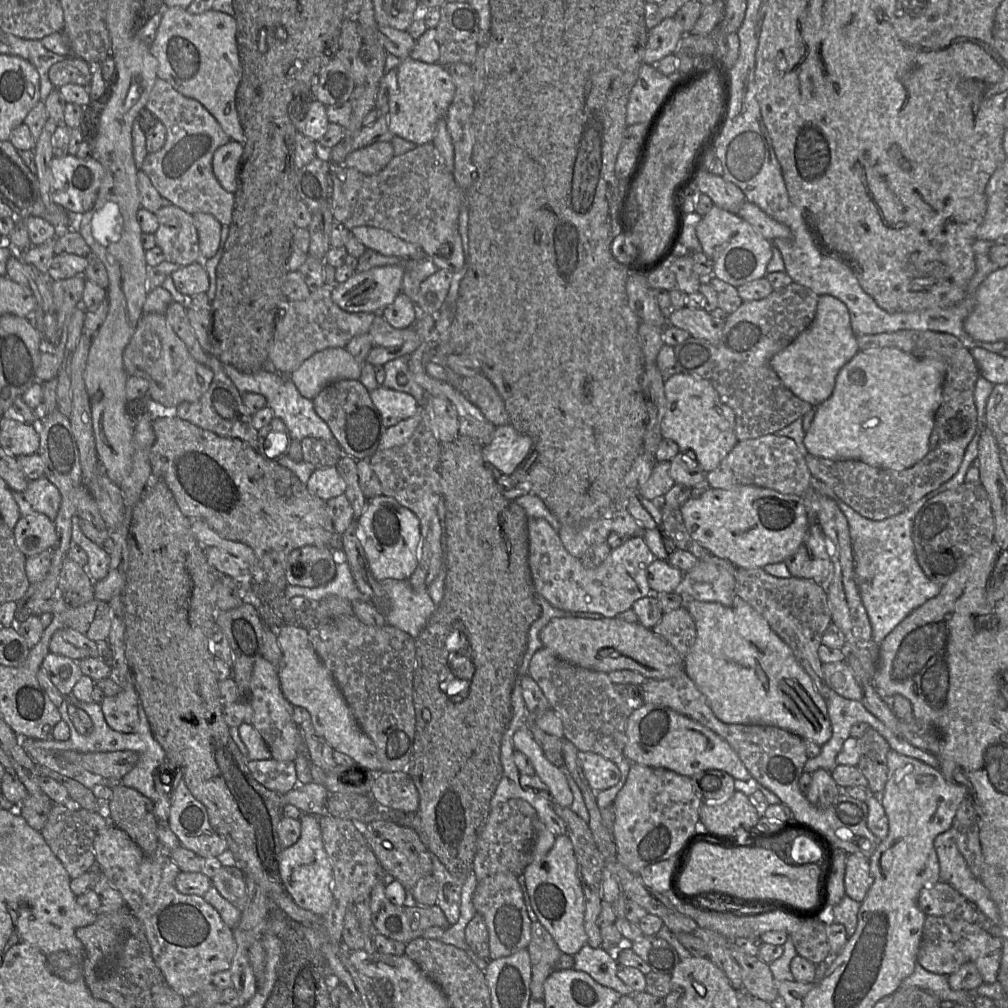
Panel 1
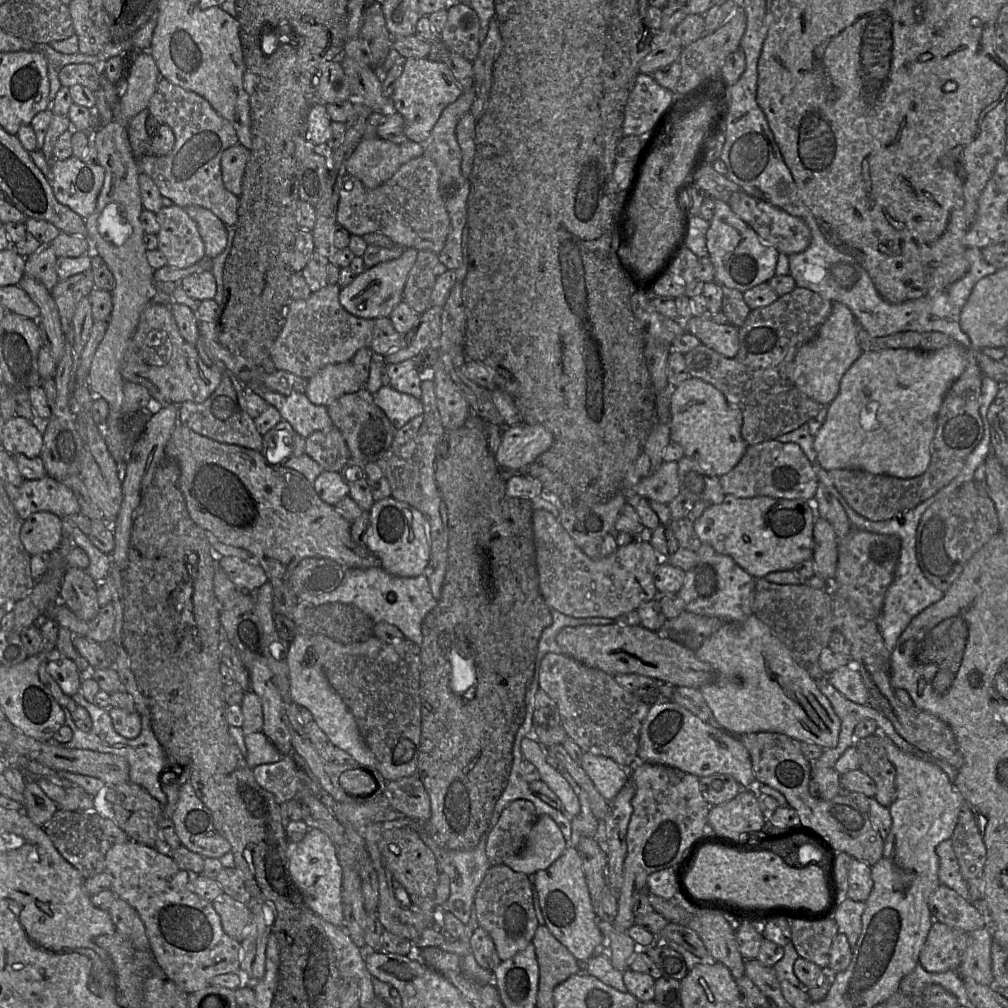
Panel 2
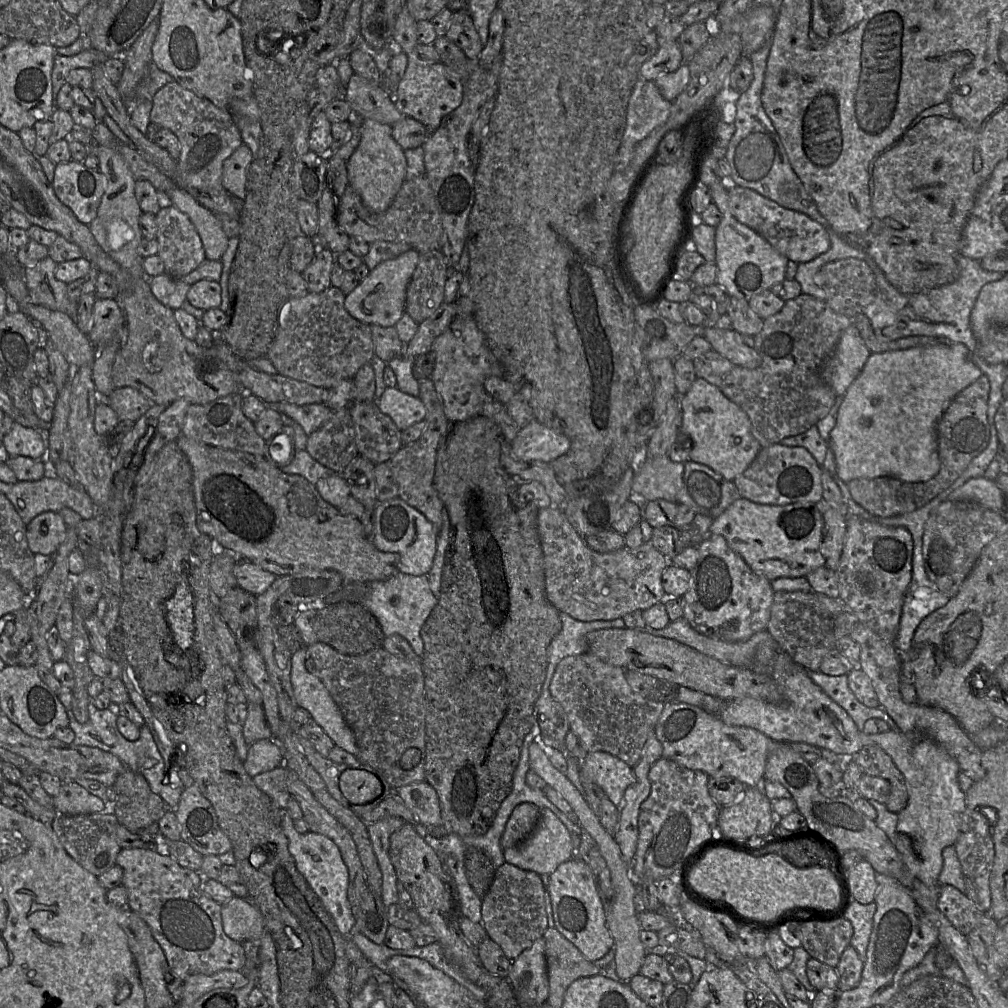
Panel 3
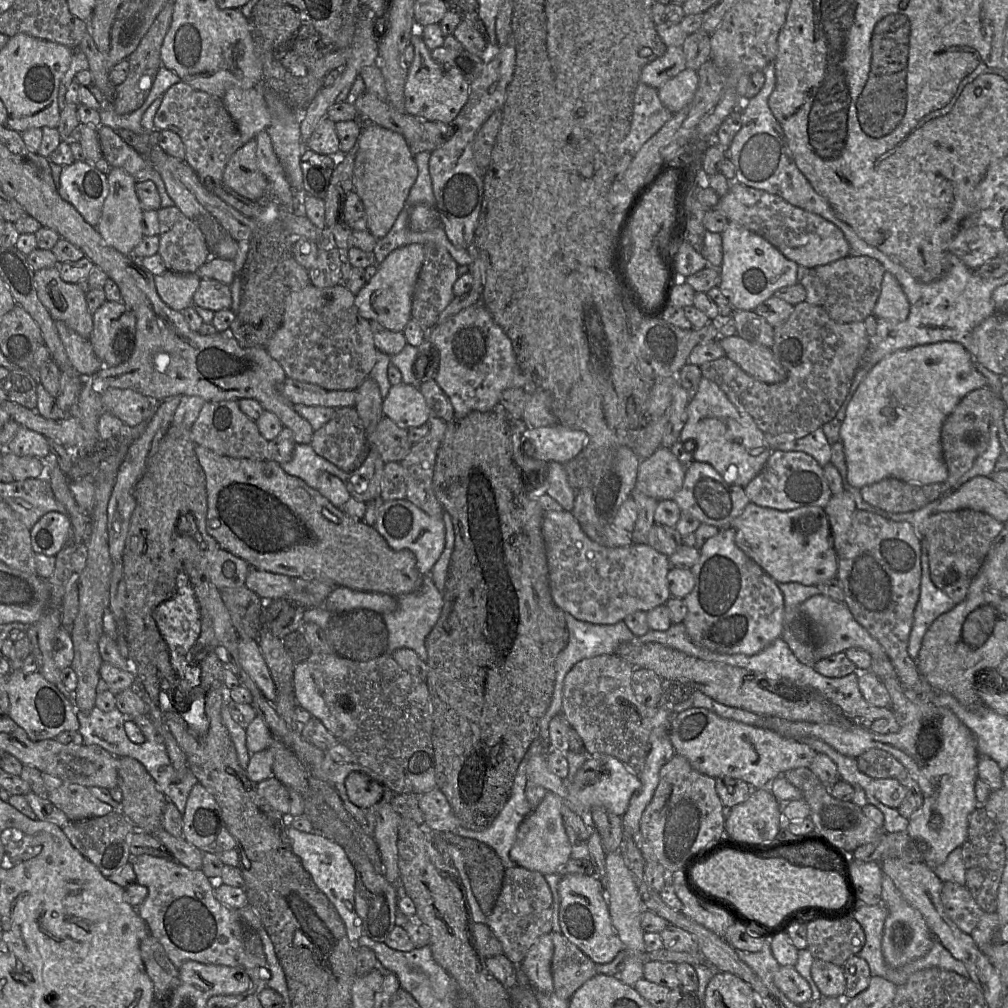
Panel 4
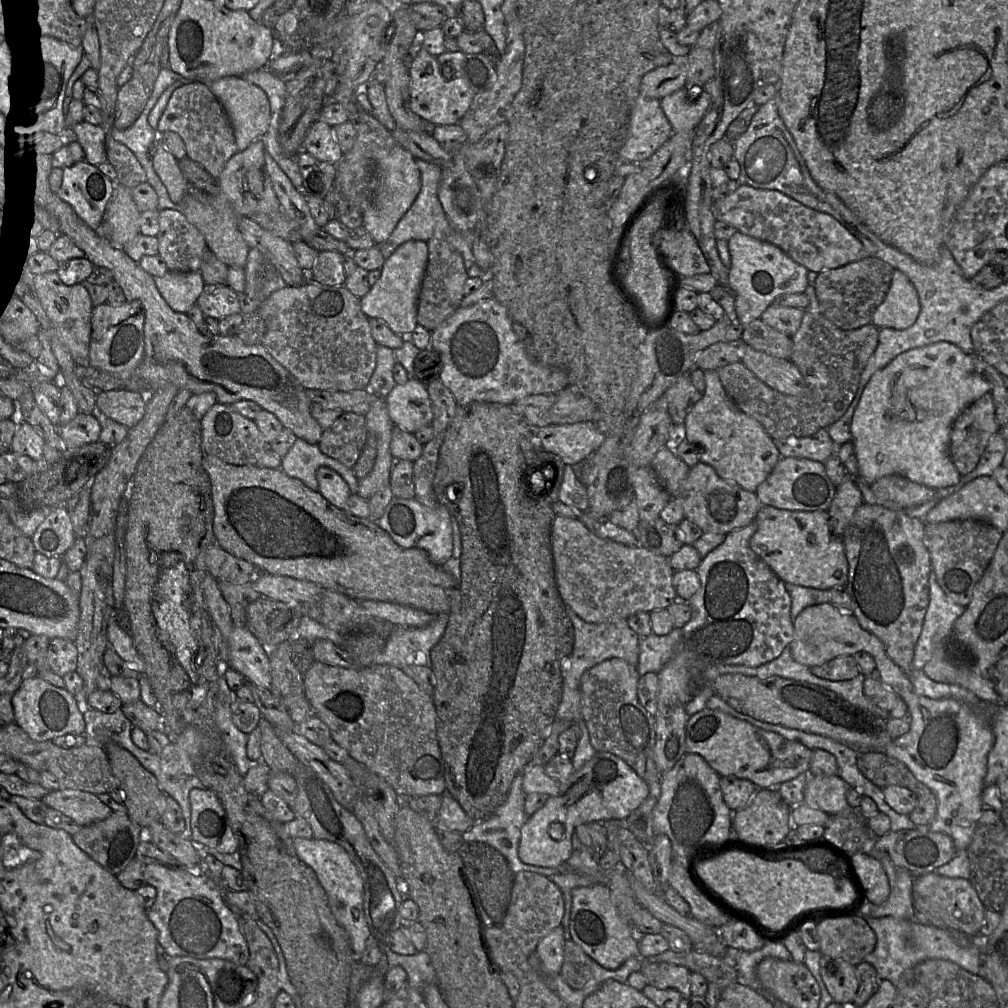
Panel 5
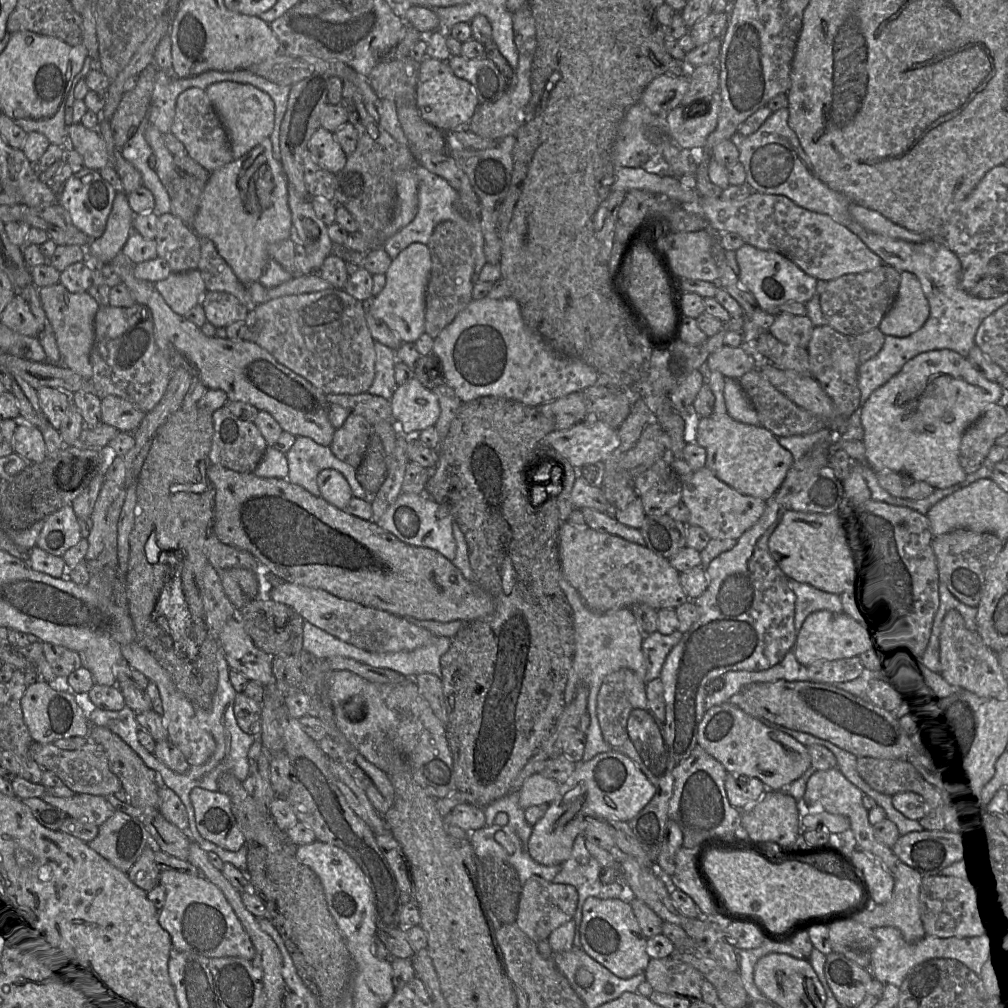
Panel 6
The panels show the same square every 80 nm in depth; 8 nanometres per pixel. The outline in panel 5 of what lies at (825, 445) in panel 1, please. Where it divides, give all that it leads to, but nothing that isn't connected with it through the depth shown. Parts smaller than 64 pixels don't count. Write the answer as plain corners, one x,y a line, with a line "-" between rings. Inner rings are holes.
937,342
921,348
914,348
899,354
886,367
875,372
865,386
859,403
854,411
850,431
852,434
852,444
857,460
857,476
869,485
878,479
888,475
900,475
912,482
930,487
932,489
942,489
956,485
961,480
961,475
955,467
950,457
950,433
954,421
957,417
974,401
984,394
990,393
991,385
975,369
972,357
965,353
955,344
950,342

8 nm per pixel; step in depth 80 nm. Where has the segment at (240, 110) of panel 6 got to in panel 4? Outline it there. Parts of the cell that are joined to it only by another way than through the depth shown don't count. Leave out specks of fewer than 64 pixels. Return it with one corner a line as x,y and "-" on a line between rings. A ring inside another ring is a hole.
253,87
228,88
222,103
235,122
243,143
255,139
257,134
266,130
270,124
270,114
261,90

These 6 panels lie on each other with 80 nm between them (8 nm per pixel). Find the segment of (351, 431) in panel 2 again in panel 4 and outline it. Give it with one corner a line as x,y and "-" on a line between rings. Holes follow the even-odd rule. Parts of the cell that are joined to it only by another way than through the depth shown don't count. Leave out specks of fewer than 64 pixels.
383,416
374,432
367,436
367,444
377,449
385,463
400,463
413,445
408,438
408,430
400,428
387,416

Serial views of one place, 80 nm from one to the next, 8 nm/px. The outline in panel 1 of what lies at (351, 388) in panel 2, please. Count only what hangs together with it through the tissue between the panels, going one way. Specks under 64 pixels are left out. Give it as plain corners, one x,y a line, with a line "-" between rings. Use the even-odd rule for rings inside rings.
327,348
305,360
302,365
288,377
299,393
313,400
325,387
338,380
359,380
362,365
345,348

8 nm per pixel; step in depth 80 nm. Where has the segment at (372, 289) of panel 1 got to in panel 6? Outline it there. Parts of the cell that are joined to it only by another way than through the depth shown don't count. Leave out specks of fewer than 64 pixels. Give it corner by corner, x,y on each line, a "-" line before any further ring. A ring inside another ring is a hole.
412,243
392,260
385,273
384,289
369,302
365,303
365,315
368,311
376,319
382,320
396,333
402,343
415,343
425,333
425,292
431,273
431,255
425,244

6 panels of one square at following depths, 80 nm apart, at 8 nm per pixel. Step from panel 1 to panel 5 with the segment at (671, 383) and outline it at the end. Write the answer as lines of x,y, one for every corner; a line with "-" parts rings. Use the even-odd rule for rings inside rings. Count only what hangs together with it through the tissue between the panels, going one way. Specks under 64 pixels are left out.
703,370
703,372
705,390
702,398
691,407
689,400
688,412
684,420
685,440
699,448
700,462
712,466
720,478
755,493
759,484
768,477
782,456
763,426
751,416
743,413
726,394
717,371

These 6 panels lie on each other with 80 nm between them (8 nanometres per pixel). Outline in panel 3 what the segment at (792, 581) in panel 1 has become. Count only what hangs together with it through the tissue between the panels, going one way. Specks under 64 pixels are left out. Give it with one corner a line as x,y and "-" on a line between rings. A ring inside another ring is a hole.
813,591
775,592
766,628
780,650
786,652
796,664
807,671
818,671
823,658
830,650
835,649
836,638
832,620
822,612
822,605
817,596

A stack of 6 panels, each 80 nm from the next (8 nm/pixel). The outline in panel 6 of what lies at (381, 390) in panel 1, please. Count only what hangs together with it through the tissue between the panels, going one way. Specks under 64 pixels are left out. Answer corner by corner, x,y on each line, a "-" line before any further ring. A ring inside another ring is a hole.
413,378
396,387
389,400
398,432
405,436
415,436
436,424
440,406
436,395

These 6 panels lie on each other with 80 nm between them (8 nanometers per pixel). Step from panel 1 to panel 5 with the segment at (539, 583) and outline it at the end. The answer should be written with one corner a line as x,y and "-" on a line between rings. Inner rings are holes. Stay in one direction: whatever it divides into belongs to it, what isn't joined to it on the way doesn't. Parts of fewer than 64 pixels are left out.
556,515
551,526
551,546
558,592
566,605
588,623
627,620
638,612
667,609
680,600
673,586
673,568
668,558
656,555
642,546
626,546
602,539
590,532
577,518

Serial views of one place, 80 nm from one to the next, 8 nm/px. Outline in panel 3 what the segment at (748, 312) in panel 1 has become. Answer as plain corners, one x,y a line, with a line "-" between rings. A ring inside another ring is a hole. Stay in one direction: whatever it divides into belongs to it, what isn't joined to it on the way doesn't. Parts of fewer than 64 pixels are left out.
801,293
798,297
785,301
778,313
764,319
761,331
753,336
755,350
761,358
757,368
747,369
733,364
712,349
692,360
695,374
717,386
729,400
748,415
752,435
761,447
767,447
779,443
783,438
807,431
828,415
835,403
836,395
821,379
820,370
833,353
842,333
851,324
853,319
835,312
826,301

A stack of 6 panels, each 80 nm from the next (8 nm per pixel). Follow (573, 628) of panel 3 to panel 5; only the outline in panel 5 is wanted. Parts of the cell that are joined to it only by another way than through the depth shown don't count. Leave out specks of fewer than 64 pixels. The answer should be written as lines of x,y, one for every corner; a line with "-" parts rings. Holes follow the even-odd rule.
567,607
567,615
574,628
574,646
571,655
564,663
562,697
556,713
556,720
577,722
581,717
580,680
592,667
613,658
622,659
637,667
639,662
640,636
628,625
627,620
606,623
588,623

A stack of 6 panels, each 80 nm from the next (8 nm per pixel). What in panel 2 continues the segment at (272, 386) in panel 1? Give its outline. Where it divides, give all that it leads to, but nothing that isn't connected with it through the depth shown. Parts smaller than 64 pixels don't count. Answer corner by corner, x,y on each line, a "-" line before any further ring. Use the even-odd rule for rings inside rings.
262,384
244,386
248,391
261,396
269,406
275,407
282,419
292,426
294,432
305,439
316,431
329,430
333,427
327,407
313,404
305,393
292,392
283,395

